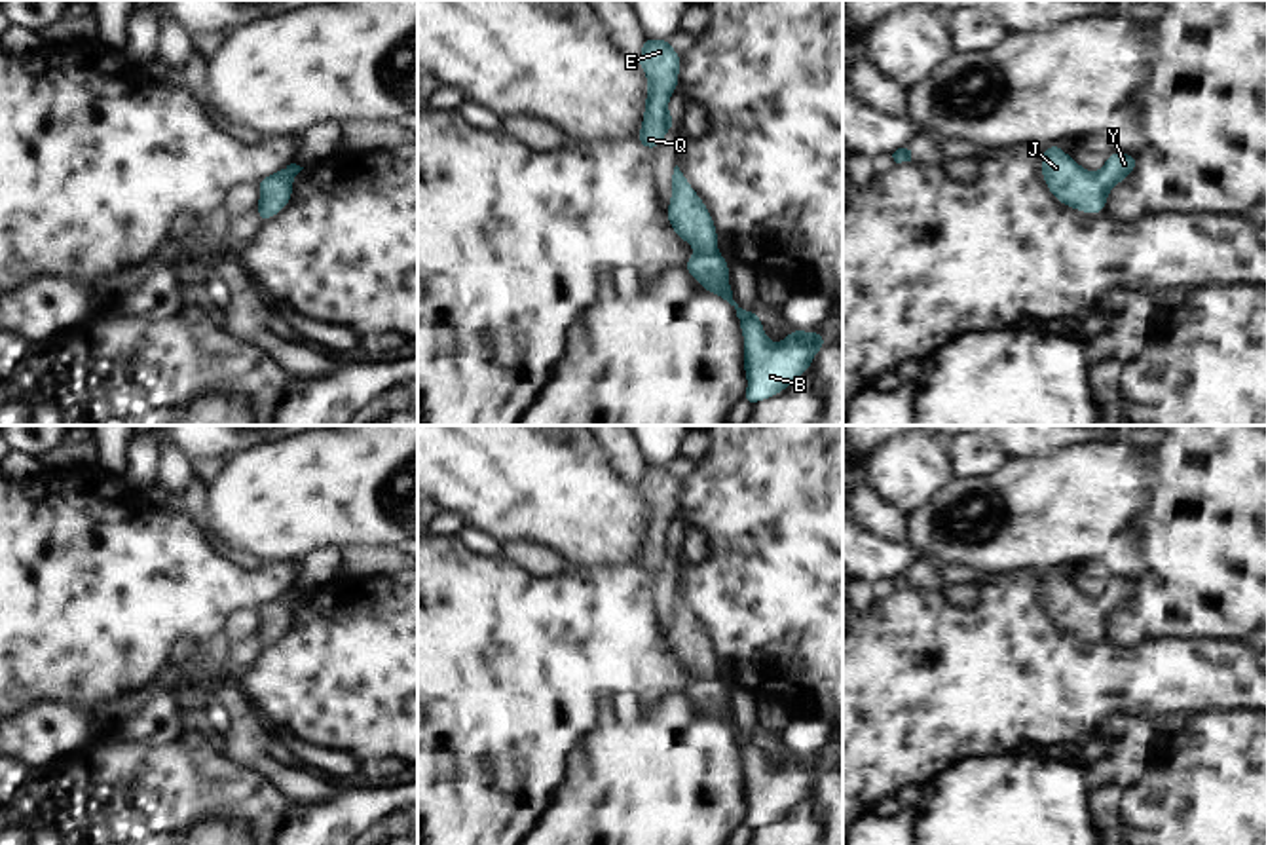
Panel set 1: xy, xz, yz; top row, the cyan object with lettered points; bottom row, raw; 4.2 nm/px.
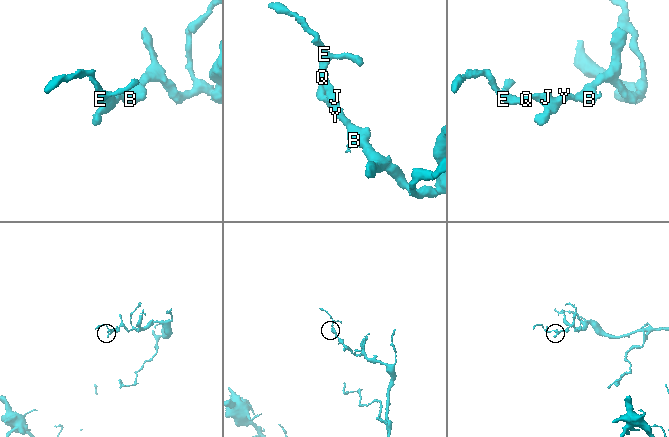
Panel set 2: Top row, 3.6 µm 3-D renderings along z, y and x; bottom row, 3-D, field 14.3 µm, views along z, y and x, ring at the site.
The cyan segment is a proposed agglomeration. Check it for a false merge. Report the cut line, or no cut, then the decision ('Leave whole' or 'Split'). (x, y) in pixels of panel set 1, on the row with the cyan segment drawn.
No split. Leave whole.

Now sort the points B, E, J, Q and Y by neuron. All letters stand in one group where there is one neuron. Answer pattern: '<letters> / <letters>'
B E J Q Y

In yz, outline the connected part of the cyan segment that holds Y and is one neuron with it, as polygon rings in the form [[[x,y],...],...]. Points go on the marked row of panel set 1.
[[[1061,144],[1042,150],[1040,171],[1052,196],[1076,211],[1105,213],[1107,194],[1137,169],[1137,156],[1112,150],[1099,173],[1091,173],[1063,152]]]

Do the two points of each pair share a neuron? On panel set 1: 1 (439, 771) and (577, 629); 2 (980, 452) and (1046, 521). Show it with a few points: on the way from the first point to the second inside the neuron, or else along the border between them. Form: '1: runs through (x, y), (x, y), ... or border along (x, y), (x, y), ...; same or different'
1: runs through (471, 735), (541, 665); same
2: border along (1008, 458), (987, 475), (953, 477); different

